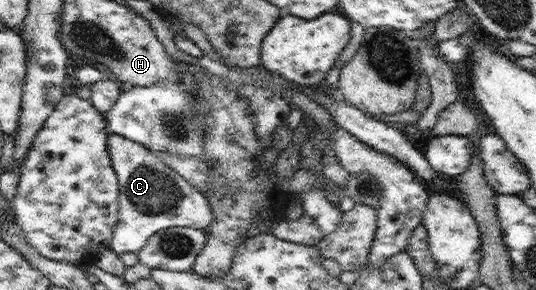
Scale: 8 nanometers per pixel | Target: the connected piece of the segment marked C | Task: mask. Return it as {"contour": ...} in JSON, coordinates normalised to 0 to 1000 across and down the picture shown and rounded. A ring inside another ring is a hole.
{"contour":[[[201,459],[201,534],[222,641],[220,766],[203,852],[213,872],[256,879],[284,810],[317,783],[382,793],[396,772],[396,724],[382,672],[272,514],[272,503],[226,466]]]}

